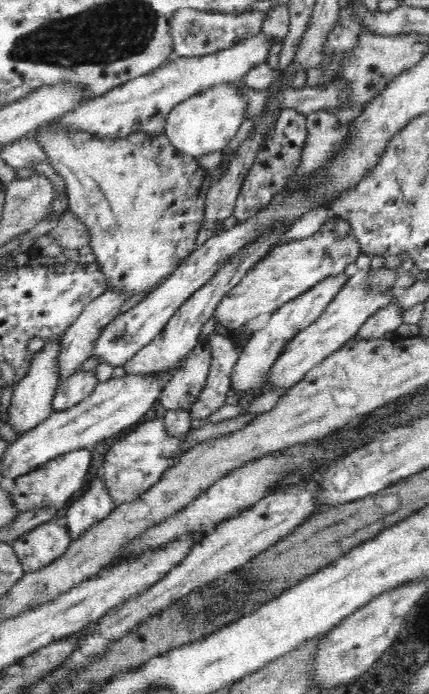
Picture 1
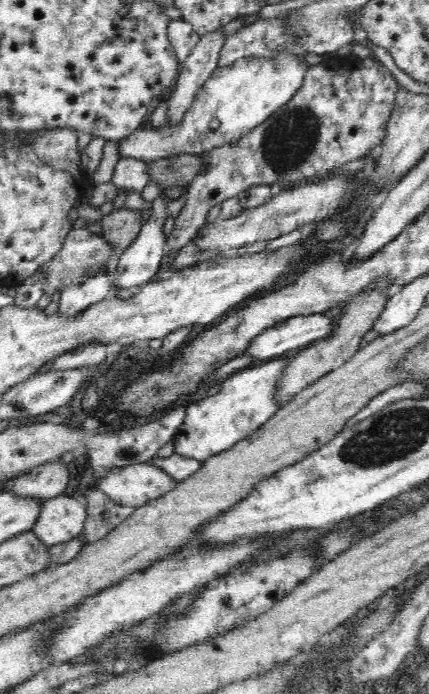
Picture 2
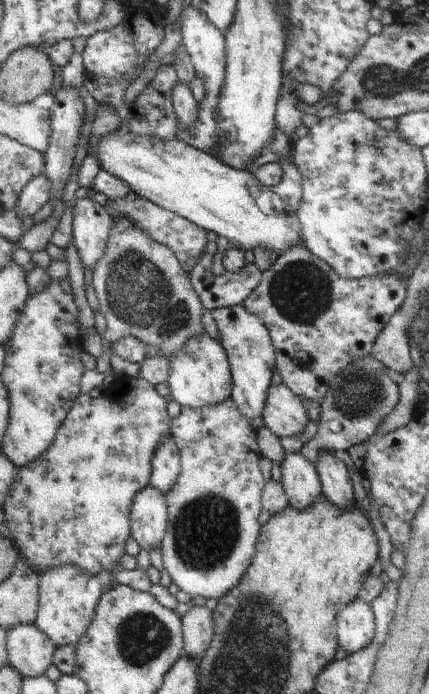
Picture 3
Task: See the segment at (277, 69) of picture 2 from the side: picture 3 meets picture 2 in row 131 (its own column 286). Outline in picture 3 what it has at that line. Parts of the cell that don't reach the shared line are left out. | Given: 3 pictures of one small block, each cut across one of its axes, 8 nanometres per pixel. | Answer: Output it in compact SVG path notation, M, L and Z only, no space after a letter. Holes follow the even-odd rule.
M278 125L275 126L270 150L279 155L279 163L285 174L283 182L274 187L265 186L253 173L235 169L212 154L177 138L166 141L155 136L139 136L130 130L123 131L124 134L116 131L103 136L97 144L95 156L100 169L130 184L133 193L139 194L141 198L178 213L203 230L224 236L243 251L269 248L281 256L283 250L304 244L298 215L304 196L303 178L294 160L289 161L287 158L294 152L292 145L289 145L293 138L281 132ZM265 192L273 192L273 199L279 196L282 213L265 214L259 208L257 200Z

